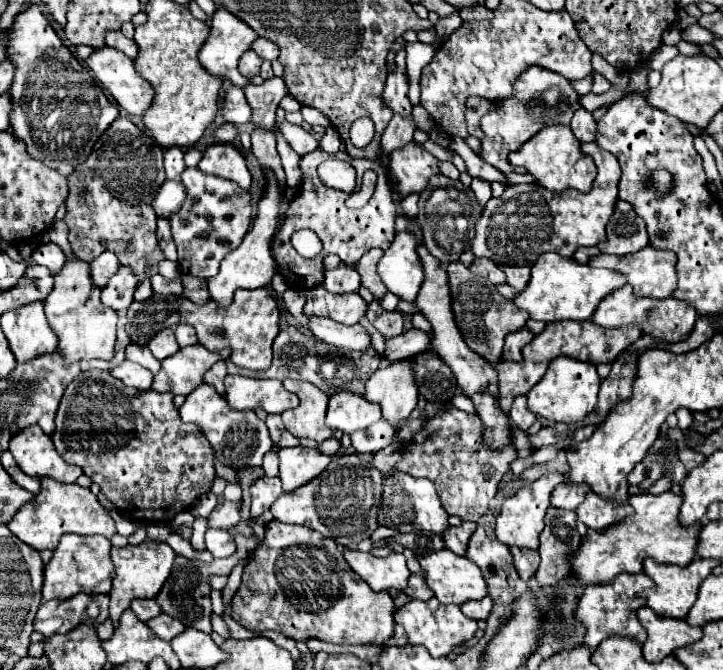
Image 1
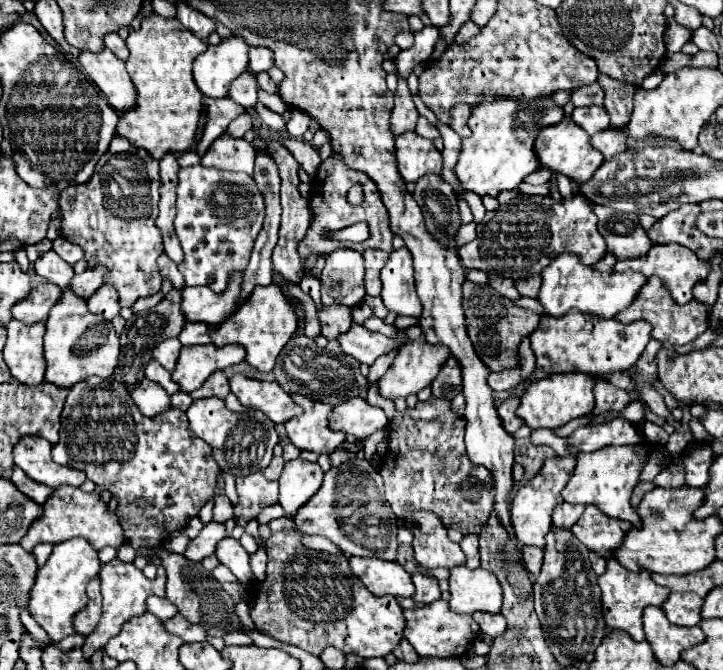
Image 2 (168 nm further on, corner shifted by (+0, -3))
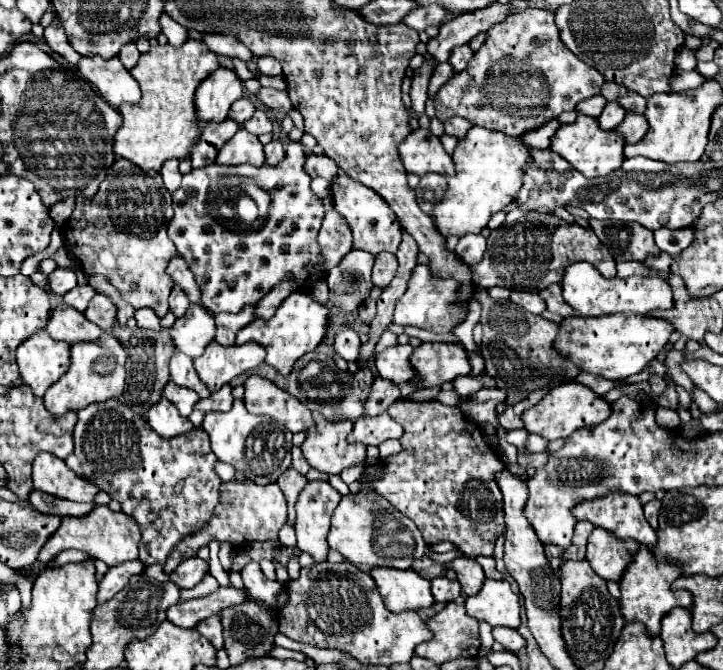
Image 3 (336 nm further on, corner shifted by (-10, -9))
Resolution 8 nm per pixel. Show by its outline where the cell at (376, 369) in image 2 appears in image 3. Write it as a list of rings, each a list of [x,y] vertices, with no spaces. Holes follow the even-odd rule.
[[[377,377],[373,381],[373,387],[369,391],[369,397],[365,401],[365,413],[367,417],[375,417],[379,413],[385,413],[387,407],[401,397],[401,391],[395,389],[391,381],[383,381],[383,377]]]

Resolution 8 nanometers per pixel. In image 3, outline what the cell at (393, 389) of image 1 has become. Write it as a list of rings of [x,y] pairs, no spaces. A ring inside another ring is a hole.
[[[421,343],[411,355],[411,365],[417,371],[415,383],[421,387],[443,385],[471,373],[469,353],[451,343]]]

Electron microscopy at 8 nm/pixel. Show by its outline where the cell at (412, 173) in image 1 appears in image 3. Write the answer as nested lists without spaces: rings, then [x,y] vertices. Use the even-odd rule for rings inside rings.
[[[415,129],[407,135],[403,145],[399,145],[399,155],[407,173],[415,173],[419,177],[427,173],[451,175],[455,173],[455,163],[451,155],[445,153],[441,139],[431,135],[429,129]]]

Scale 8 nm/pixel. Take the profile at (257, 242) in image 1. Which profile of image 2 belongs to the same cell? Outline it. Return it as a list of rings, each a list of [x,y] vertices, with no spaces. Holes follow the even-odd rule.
[[[243,271],[229,275],[229,287],[223,295],[213,293],[209,287],[183,287],[183,313],[187,321],[203,321],[219,325],[237,305],[243,283]]]

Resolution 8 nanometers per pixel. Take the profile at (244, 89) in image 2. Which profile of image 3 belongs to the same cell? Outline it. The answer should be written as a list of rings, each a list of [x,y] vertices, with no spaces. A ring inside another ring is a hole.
[[[241,97],[239,101],[235,101],[235,103],[231,105],[231,113],[229,113],[227,117],[229,117],[231,121],[235,121],[235,123],[243,125],[243,121],[251,119],[251,115],[253,115],[253,113],[255,113],[255,107],[253,107],[251,99]]]

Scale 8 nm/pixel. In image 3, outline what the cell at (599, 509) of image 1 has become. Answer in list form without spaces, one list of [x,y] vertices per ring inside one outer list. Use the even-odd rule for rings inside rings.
[[[593,529],[587,543],[587,561],[605,581],[621,581],[633,555],[639,551],[637,541],[617,541],[603,529]]]

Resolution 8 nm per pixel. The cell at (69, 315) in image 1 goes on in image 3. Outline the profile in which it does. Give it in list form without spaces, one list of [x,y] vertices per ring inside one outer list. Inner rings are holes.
[[[103,335],[97,343],[77,343],[71,345],[71,367],[69,371],[43,395],[43,403],[53,417],[61,417],[67,411],[79,411],[91,403],[119,399],[125,387],[125,349],[121,343]]]

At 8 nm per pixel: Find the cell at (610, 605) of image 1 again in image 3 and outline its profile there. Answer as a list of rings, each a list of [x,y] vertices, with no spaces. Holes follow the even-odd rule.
[[[641,545],[639,553],[635,555],[635,561],[627,567],[621,579],[621,613],[625,621],[641,621],[647,625],[649,633],[659,635],[661,619],[673,607],[691,607],[691,593],[687,593],[685,589],[679,591],[671,589],[671,583],[681,575],[683,575],[681,565],[675,565],[671,561],[657,561],[653,551]]]

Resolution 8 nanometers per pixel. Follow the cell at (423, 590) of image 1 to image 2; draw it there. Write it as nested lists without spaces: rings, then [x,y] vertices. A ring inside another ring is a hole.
[[[415,573],[413,583],[415,583],[415,595],[411,599],[415,603],[433,603],[441,599],[441,591],[435,577],[425,577],[421,573]]]

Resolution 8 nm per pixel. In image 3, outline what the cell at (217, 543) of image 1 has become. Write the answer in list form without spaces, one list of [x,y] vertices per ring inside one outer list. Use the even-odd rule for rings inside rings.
[[[251,561],[251,563],[241,571],[241,575],[243,575],[243,583],[245,583],[247,593],[249,593],[251,599],[261,601],[263,605],[267,605],[267,607],[273,609],[273,611],[277,611],[279,607],[283,607],[283,603],[281,603],[281,605],[277,603],[277,597],[283,593],[283,585],[281,585],[279,581],[269,581],[269,579],[263,575],[259,563]]]

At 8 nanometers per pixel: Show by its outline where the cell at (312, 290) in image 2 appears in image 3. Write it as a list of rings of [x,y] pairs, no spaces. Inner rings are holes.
[[[407,343],[407,345],[393,345],[393,347],[377,353],[377,357],[375,357],[379,375],[383,379],[393,381],[401,389],[401,395],[419,391],[419,389],[411,389],[411,385],[407,385],[407,381],[411,381],[411,377],[415,377],[415,369],[411,369],[411,363],[409,363],[411,353],[413,353],[413,347]]]

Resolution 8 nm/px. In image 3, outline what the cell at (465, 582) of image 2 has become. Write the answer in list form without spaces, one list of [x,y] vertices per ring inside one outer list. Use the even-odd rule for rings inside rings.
[[[487,579],[483,589],[467,597],[465,609],[471,617],[487,621],[491,627],[511,627],[517,629],[519,619],[519,597],[511,591],[509,581],[493,581]]]

